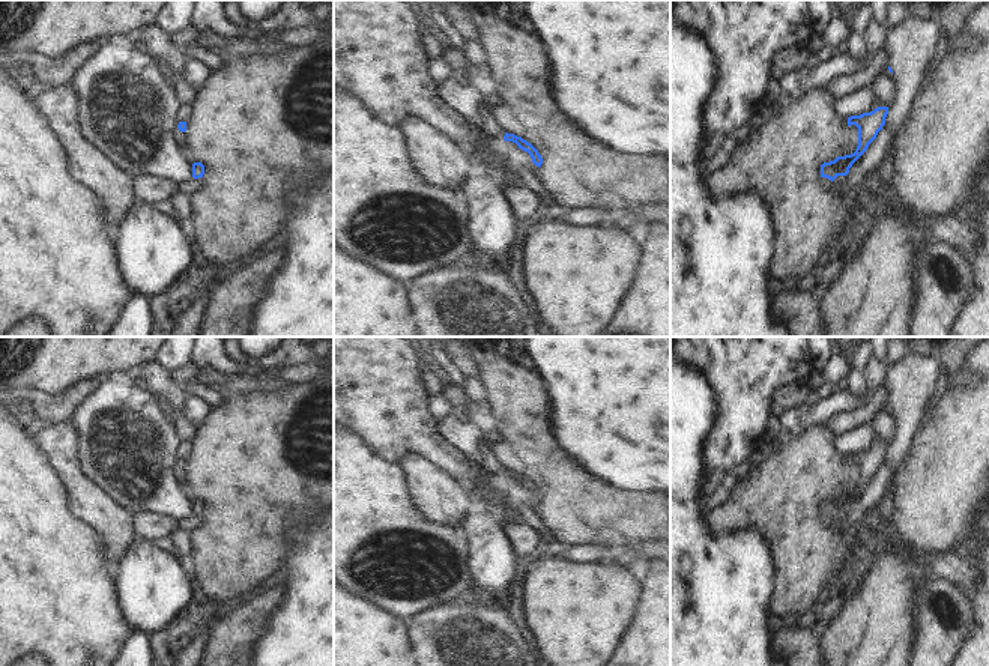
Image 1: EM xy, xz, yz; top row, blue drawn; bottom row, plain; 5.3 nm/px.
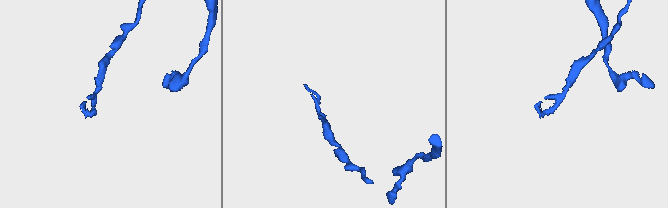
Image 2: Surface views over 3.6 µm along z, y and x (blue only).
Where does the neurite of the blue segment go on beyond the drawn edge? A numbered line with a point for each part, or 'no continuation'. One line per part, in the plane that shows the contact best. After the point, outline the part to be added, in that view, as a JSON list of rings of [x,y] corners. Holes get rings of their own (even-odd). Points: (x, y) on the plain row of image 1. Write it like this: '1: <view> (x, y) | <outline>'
1: xy (188, 522) | [[[198,514],[198,516],[185,516],[185,517],[177,517],[177,525],[179,525],[179,528],[182,528],[182,529],[194,529],[194,528],[197,528],[197,526],[200,526],[201,525],[201,514]]]

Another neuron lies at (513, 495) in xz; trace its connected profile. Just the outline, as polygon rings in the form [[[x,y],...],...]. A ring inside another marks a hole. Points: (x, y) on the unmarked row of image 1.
[[[490,475],[493,484],[501,490],[498,499],[482,502],[478,499],[476,507],[485,508],[494,516],[498,516],[504,523],[511,522],[510,513],[519,511],[519,507],[532,499],[532,495],[528,489],[522,487],[516,480]]]

